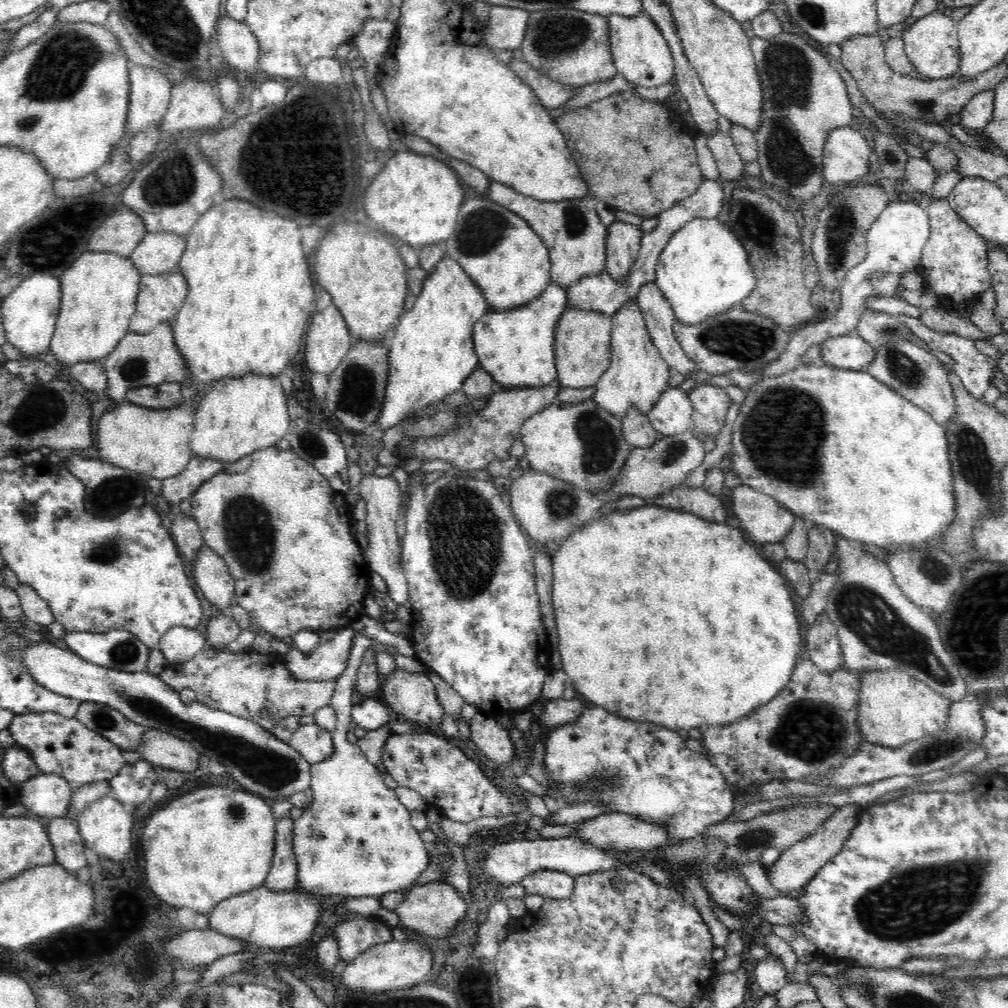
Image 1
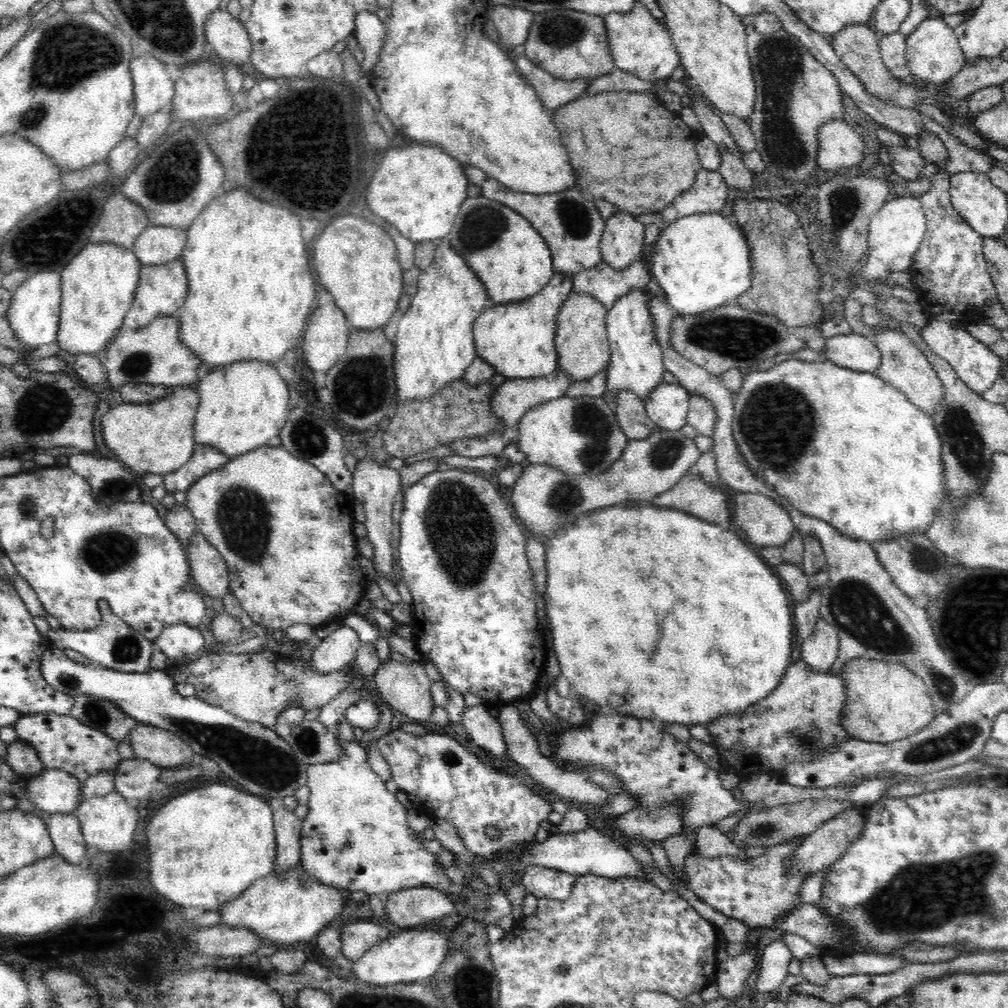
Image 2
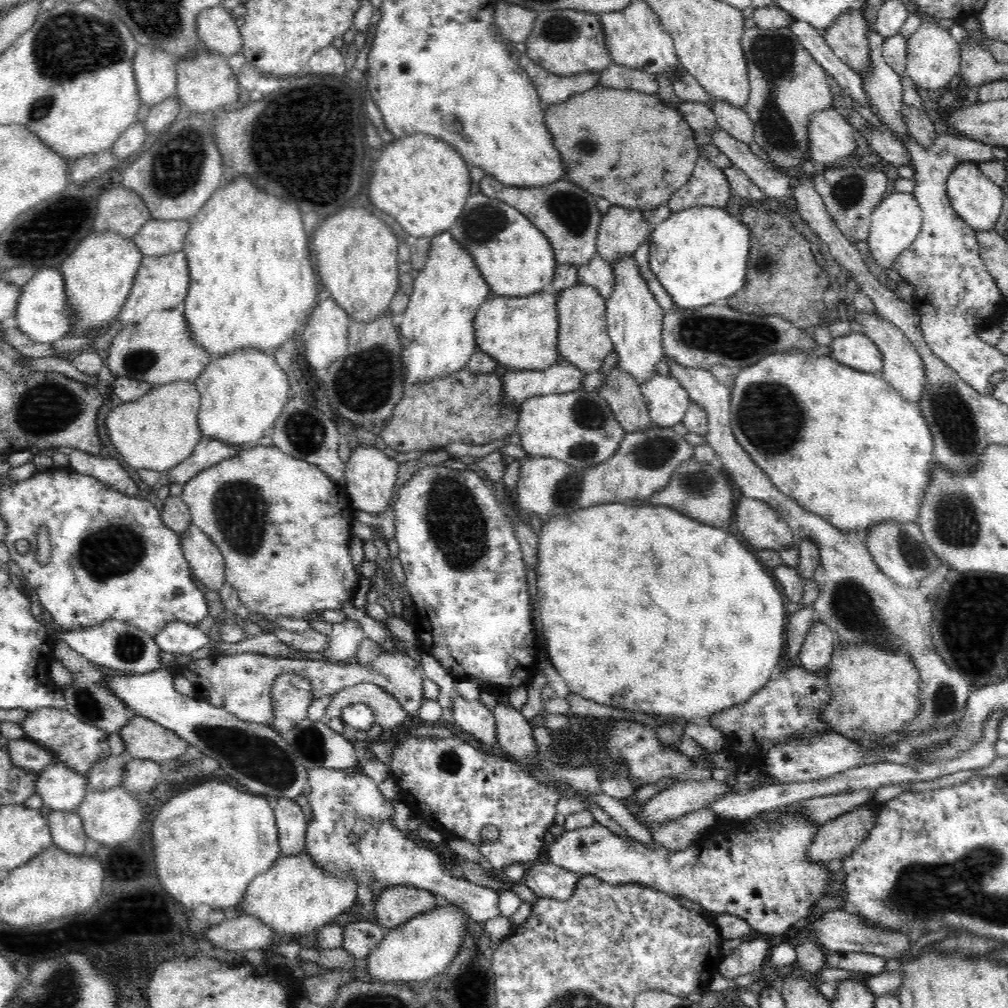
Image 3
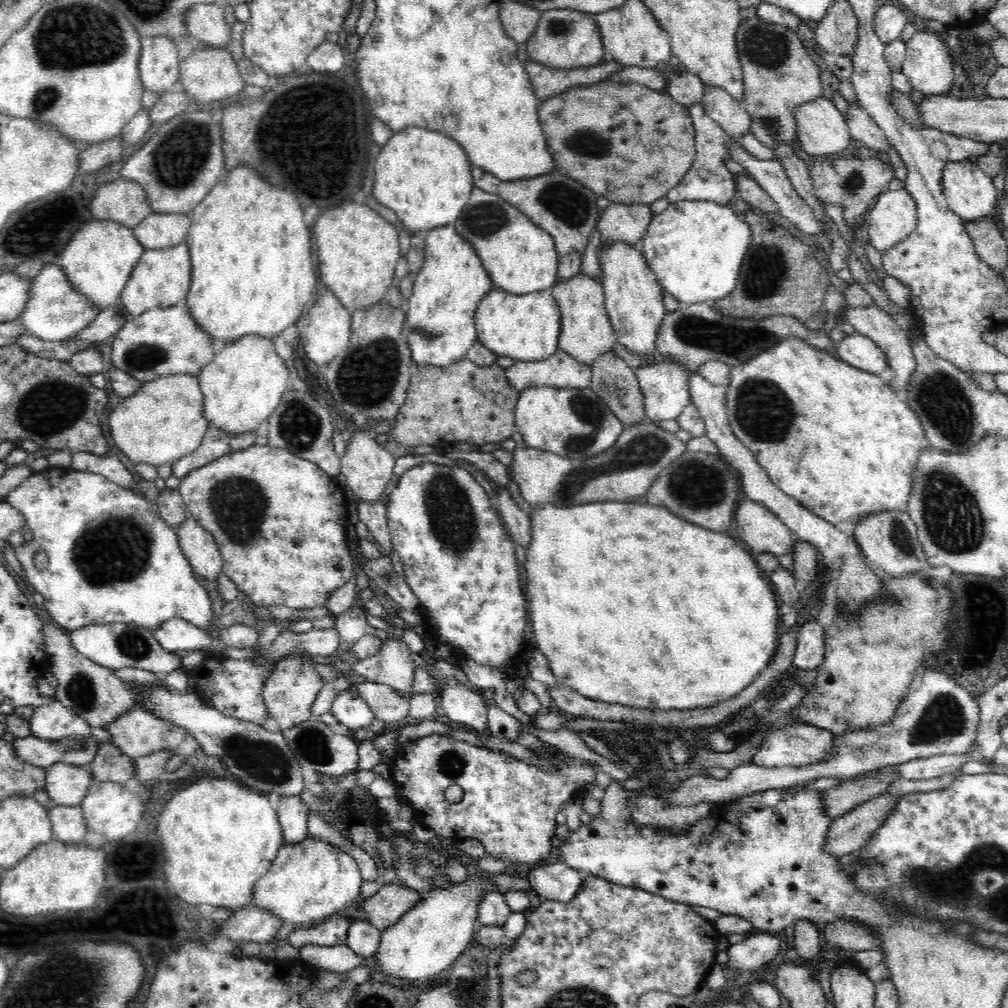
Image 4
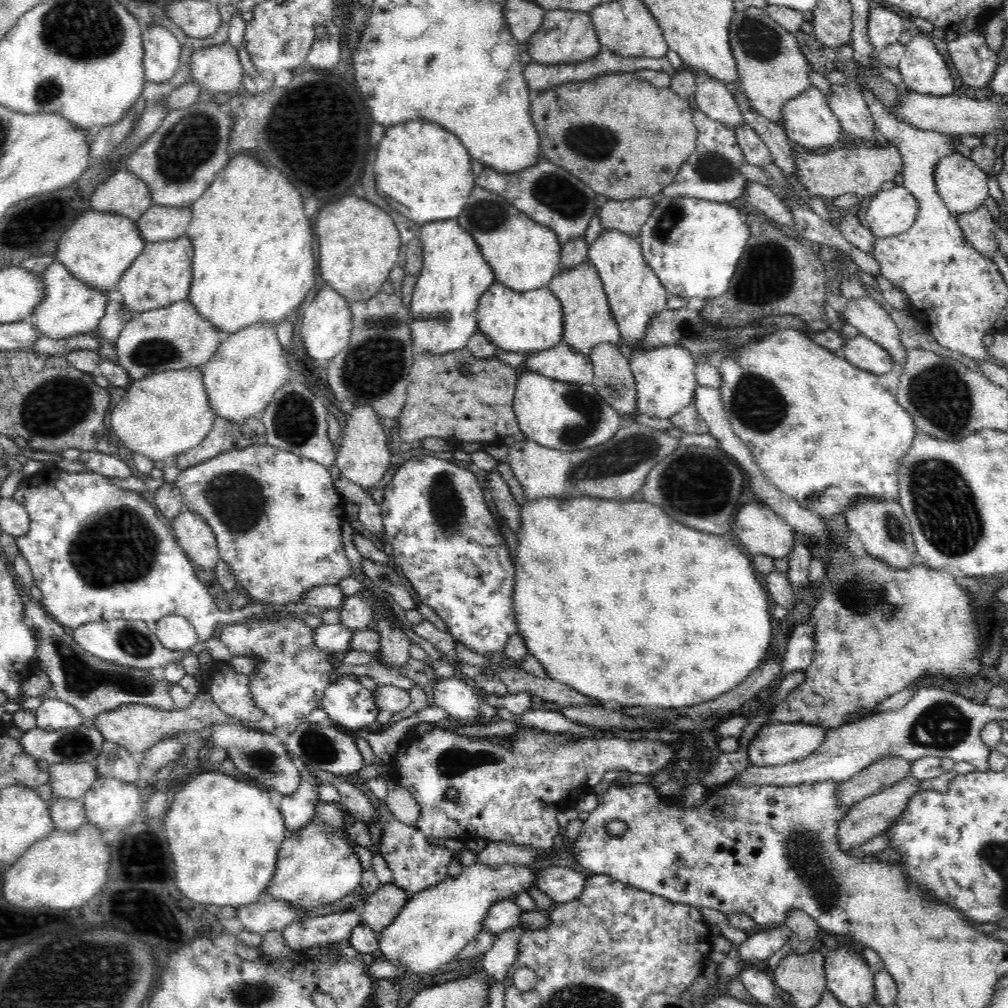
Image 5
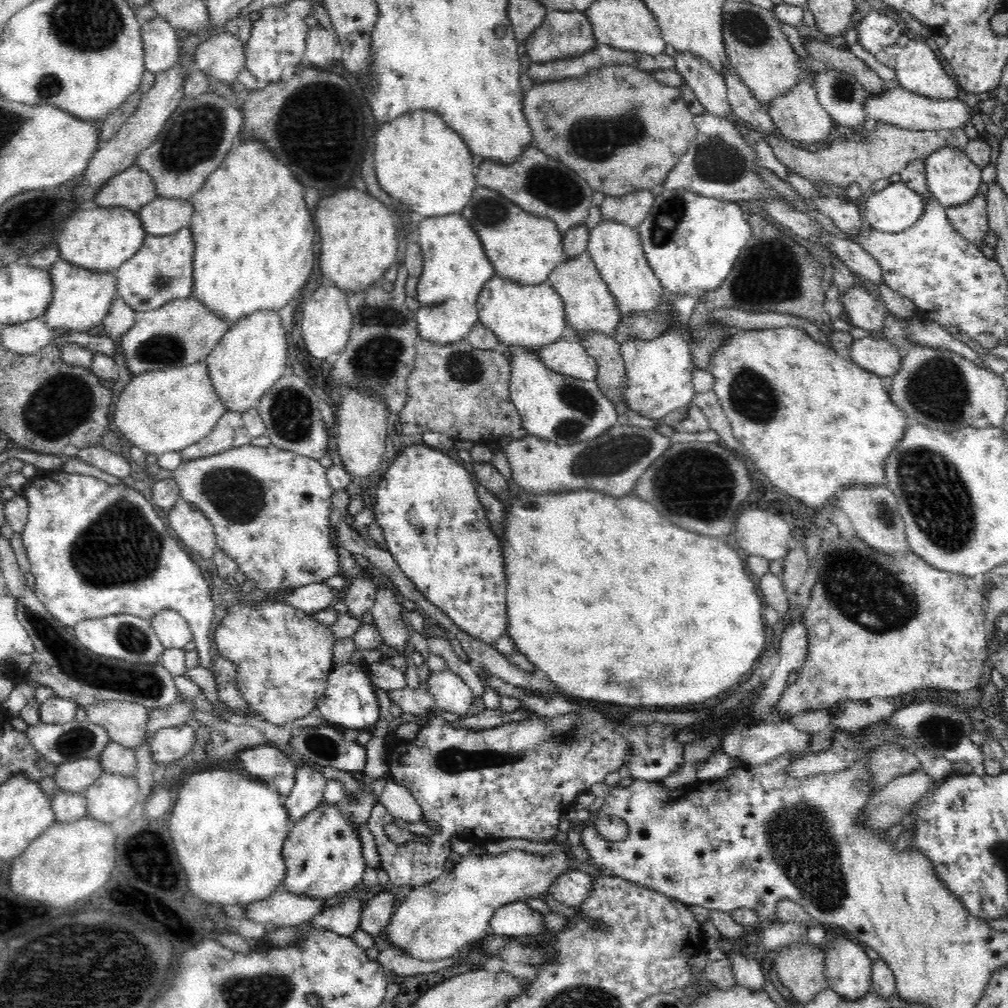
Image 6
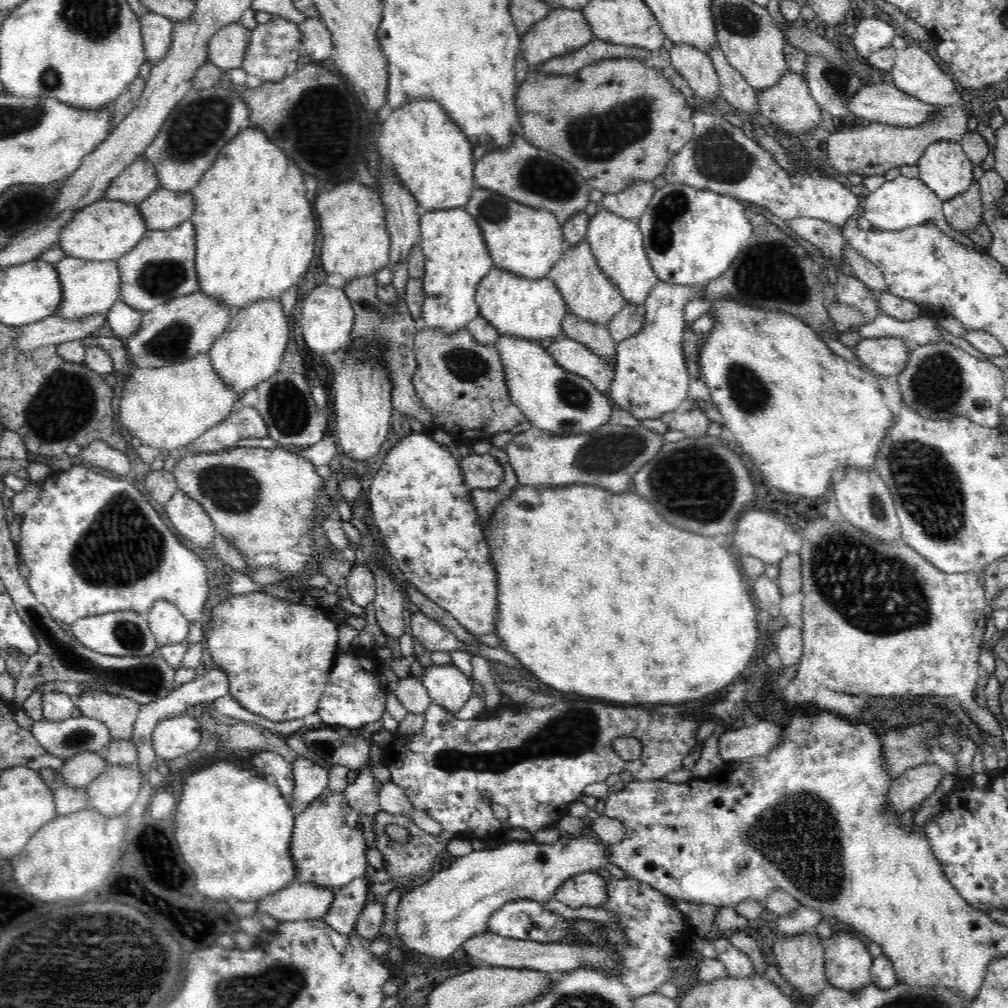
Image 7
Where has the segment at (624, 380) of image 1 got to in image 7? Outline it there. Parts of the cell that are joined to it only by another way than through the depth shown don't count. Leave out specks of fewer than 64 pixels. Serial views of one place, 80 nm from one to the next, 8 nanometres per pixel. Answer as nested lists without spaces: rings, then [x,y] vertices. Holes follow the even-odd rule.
[[[602,208],[590,218],[586,240],[592,248],[592,253],[594,253],[602,272],[609,277],[615,287],[622,293],[625,304],[644,307],[648,294],[652,292],[652,286],[658,284],[659,278],[644,250],[643,234],[639,227],[639,220],[628,220],[624,216],[618,216]]]

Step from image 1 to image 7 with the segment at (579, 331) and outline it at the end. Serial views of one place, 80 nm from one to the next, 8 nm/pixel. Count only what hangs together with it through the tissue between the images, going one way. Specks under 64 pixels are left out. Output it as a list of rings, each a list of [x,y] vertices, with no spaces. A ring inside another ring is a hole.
[[[587,240],[575,247],[565,247],[564,256],[554,264],[548,277],[564,297],[567,312],[592,324],[608,325],[608,322],[624,308],[625,300],[615,284],[602,272]]]

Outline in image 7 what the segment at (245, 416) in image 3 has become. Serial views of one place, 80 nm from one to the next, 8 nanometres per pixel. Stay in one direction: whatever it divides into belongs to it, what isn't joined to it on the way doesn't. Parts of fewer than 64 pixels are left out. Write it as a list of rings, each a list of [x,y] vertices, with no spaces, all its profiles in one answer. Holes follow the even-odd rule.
[[[270,298],[246,304],[246,308],[234,313],[230,324],[217,337],[208,352],[214,370],[228,389],[246,397],[246,394],[256,392],[259,384],[280,370],[282,356],[286,352],[286,344],[290,338],[288,334],[290,320],[284,315],[280,300]]]

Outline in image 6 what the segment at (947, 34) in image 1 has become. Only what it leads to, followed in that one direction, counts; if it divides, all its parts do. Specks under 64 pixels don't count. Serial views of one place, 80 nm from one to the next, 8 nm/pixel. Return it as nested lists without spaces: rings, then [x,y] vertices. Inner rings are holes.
[[[912,36],[894,66],[901,87],[930,99],[957,97],[956,80],[950,78],[934,51],[921,37]]]

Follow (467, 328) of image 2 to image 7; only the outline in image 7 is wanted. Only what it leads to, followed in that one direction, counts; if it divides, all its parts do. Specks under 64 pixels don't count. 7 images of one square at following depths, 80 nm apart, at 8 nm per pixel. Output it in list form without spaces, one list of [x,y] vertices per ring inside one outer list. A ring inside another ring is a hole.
[[[465,207],[430,210],[421,215],[419,244],[425,259],[423,291],[426,295],[421,326],[442,334],[454,334],[479,314],[476,292],[480,280],[494,268],[492,257],[477,220]]]

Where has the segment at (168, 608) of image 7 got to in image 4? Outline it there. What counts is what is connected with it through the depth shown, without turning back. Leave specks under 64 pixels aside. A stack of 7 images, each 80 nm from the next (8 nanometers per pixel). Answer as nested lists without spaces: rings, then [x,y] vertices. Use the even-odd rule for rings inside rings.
[[[180,618],[164,622],[153,633],[162,649],[170,653],[176,653],[178,650],[198,651],[207,646],[213,651],[221,652],[227,648],[221,638],[210,637],[202,629]]]

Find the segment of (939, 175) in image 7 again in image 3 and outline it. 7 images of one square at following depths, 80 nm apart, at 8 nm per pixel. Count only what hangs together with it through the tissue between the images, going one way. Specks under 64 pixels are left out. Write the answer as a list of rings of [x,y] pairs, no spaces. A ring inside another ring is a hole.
[[[962,162],[949,175],[946,192],[950,199],[950,206],[966,221],[966,224],[977,232],[988,232],[995,228],[1000,212],[1002,212],[1002,206],[1004,206],[1002,189],[990,181],[979,167],[972,165],[971,162]]]

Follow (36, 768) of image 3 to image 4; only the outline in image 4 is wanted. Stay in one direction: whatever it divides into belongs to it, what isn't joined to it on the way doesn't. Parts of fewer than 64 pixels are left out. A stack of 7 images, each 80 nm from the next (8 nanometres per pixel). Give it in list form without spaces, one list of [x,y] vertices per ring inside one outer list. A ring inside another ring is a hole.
[[[30,735],[16,737],[11,743],[20,760],[47,769],[56,763],[87,767],[97,755],[98,746],[101,744],[97,741],[94,736],[44,740]]]

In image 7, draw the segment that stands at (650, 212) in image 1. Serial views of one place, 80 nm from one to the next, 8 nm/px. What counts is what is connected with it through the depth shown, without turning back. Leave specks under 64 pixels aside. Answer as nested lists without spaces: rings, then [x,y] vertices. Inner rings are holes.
[[[618,58],[614,60],[602,59],[598,62],[594,62],[594,64],[585,66],[582,70],[574,72],[574,74],[562,74],[562,76],[556,76],[555,74],[546,72],[536,72],[535,70],[529,71],[528,76],[526,76],[517,90],[514,102],[518,112],[519,122],[523,127],[523,136],[526,138],[526,141],[530,142],[538,149],[559,156],[566,162],[572,164],[572,167],[576,168],[580,176],[586,180],[590,189],[600,190],[604,195],[618,194],[618,192],[626,190],[626,188],[629,188],[639,181],[652,183],[658,176],[664,175],[672,157],[676,156],[676,154],[688,144],[694,133],[695,125],[693,124],[692,116],[695,112],[690,108],[690,104],[682,92],[676,88],[660,70],[650,68],[633,58]]]

